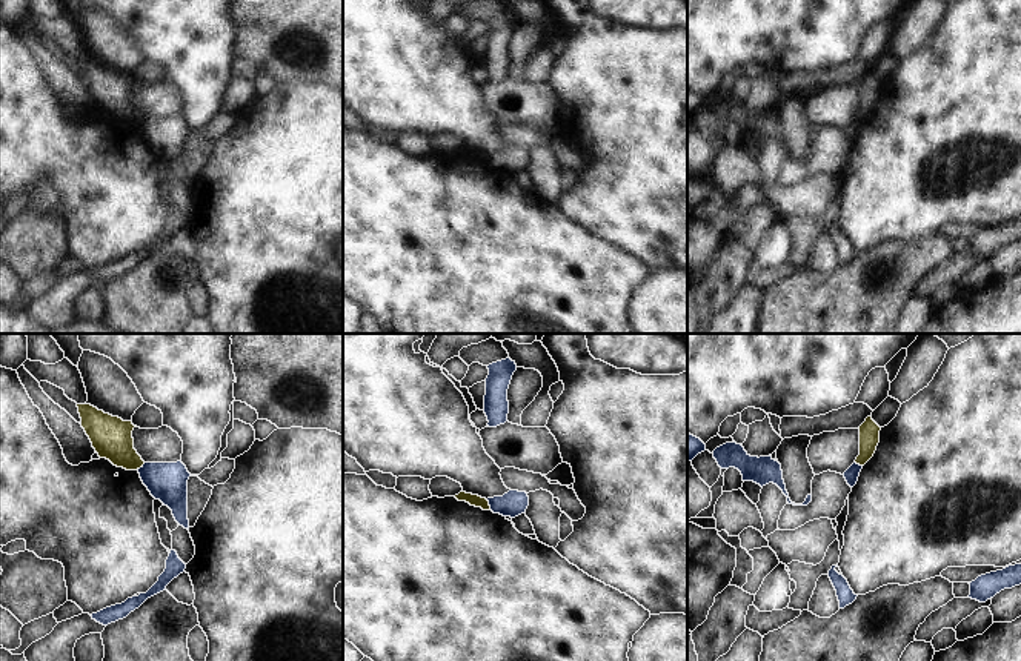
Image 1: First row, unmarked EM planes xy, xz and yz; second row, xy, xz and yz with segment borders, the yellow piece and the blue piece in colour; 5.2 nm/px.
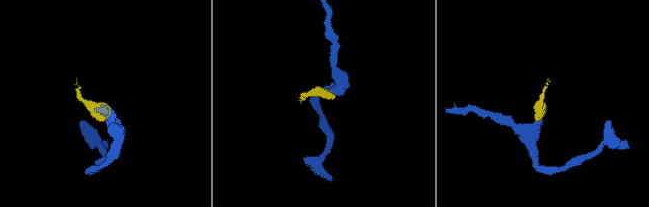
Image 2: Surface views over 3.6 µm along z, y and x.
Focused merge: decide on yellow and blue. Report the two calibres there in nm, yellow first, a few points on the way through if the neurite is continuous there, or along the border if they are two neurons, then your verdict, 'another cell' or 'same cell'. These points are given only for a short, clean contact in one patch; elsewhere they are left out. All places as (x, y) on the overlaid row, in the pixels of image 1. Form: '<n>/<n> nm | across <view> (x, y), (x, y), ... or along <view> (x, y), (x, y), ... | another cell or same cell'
220/200 nm | along xy (145, 463), (136, 469) | another cell

